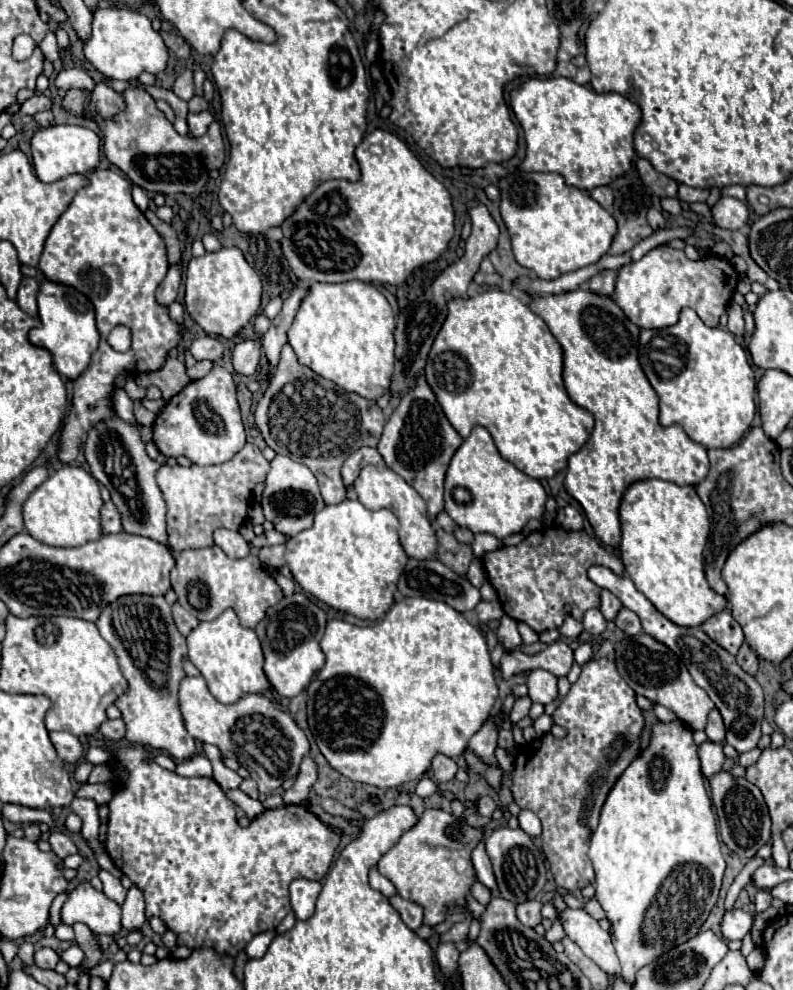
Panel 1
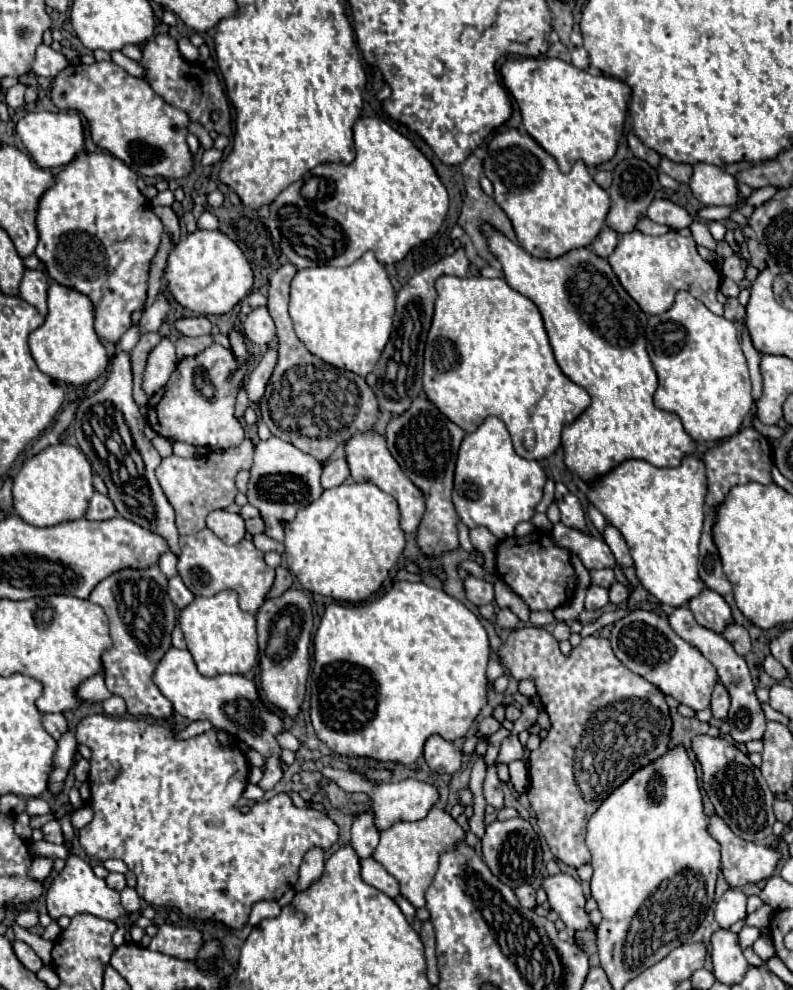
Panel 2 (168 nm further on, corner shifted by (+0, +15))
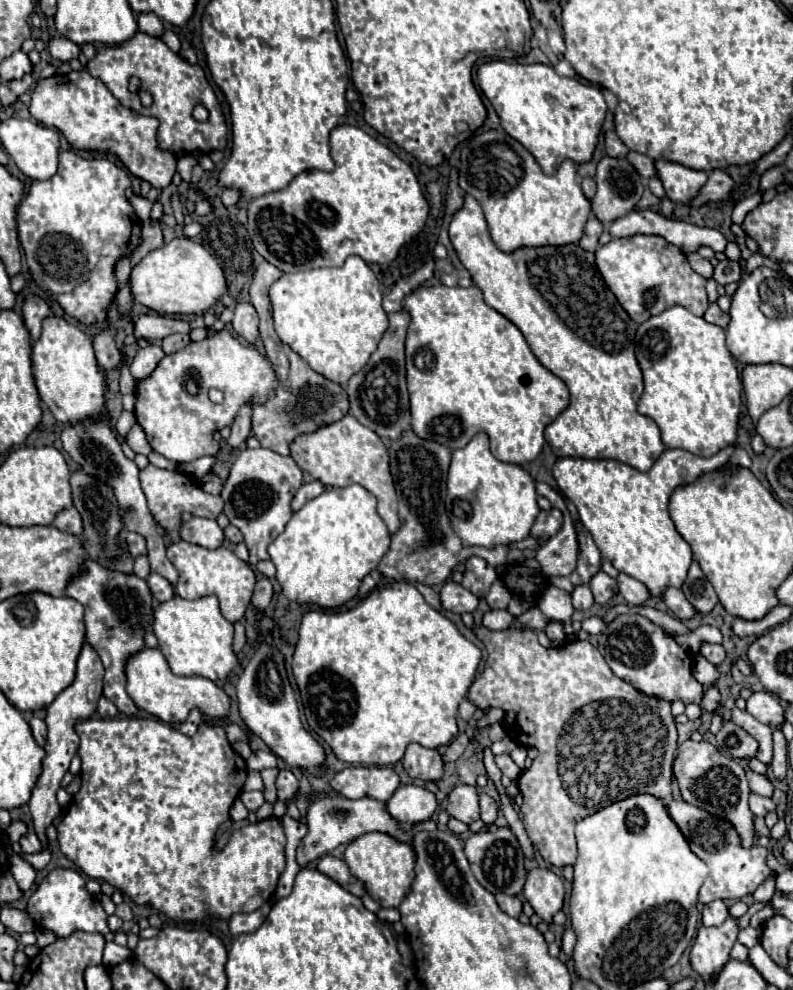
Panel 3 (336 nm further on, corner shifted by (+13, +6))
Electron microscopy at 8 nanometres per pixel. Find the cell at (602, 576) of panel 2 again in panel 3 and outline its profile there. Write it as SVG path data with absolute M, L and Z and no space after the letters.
M577 521L575 523L577 529L577 539L579 539L579 563L575 567L575 571L567 577L551 577L549 583L563 589L563 591L573 591L577 585L581 583L589 583L589 579L601 569L601 553L597 549L597 545L591 539L591 533Z

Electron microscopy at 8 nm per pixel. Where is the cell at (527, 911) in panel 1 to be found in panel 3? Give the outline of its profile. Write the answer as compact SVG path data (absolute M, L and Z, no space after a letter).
M499 893L499 895L495 895L495 899L497 899L497 905L499 905L507 915L511 915L511 917L519 917L519 915L521 915L521 907L523 907L521 897Z

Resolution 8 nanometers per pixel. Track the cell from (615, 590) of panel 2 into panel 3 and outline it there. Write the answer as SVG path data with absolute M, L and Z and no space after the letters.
M595 573L589 581L589 587L593 591L593 597L595 597L595 603L603 605L607 603L615 593L617 593L617 581L611 579L607 573Z

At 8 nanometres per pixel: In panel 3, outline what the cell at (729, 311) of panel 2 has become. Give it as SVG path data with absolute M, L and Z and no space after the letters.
M711 303L703 317L705 317L707 323L715 323L715 325L719 325L719 327L723 327L723 329L725 329L727 323L729 323L729 315L725 315L725 313L719 309L717 303Z

